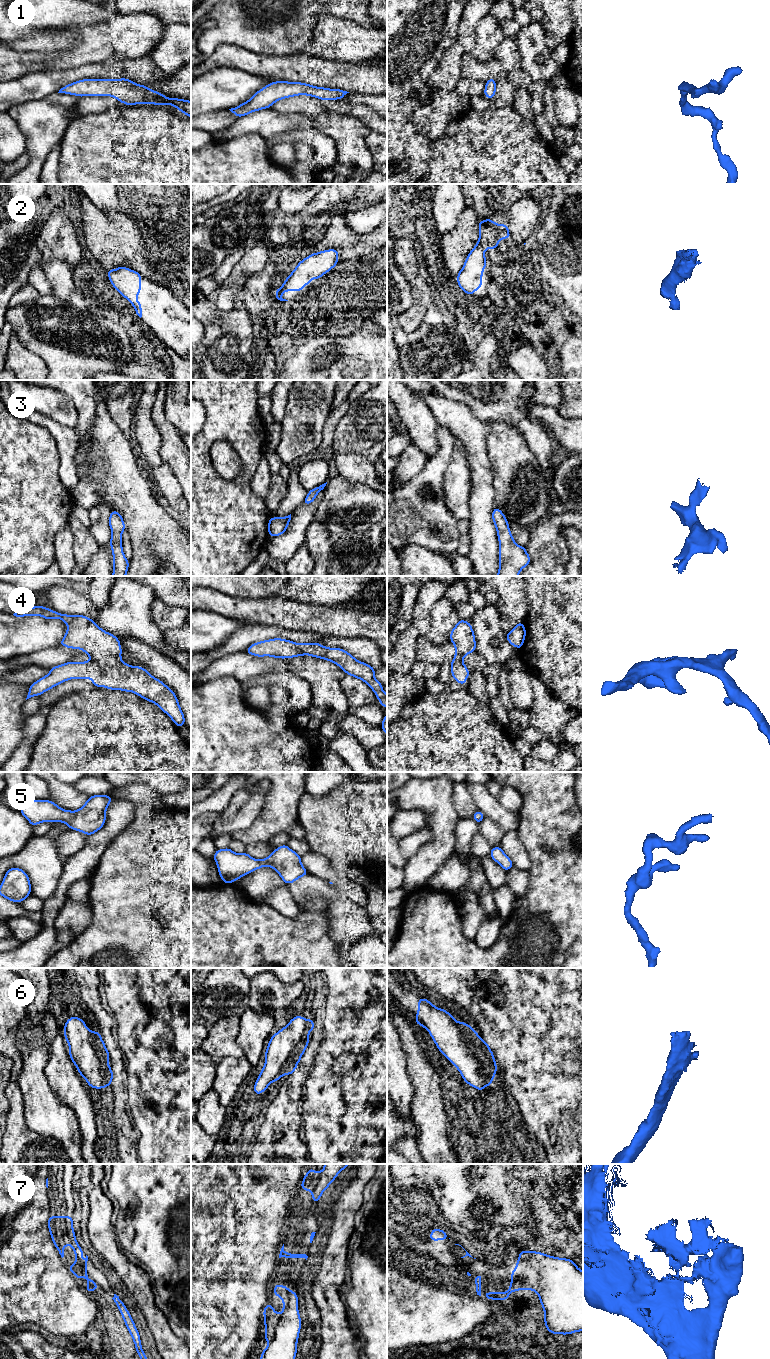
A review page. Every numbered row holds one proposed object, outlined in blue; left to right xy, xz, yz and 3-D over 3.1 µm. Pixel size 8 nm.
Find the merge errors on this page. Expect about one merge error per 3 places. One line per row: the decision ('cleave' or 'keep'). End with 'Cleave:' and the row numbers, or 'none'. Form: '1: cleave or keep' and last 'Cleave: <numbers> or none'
1: keep
2: keep
3: keep
4: keep
5: keep
6: keep
7: keep
Cleave: none

